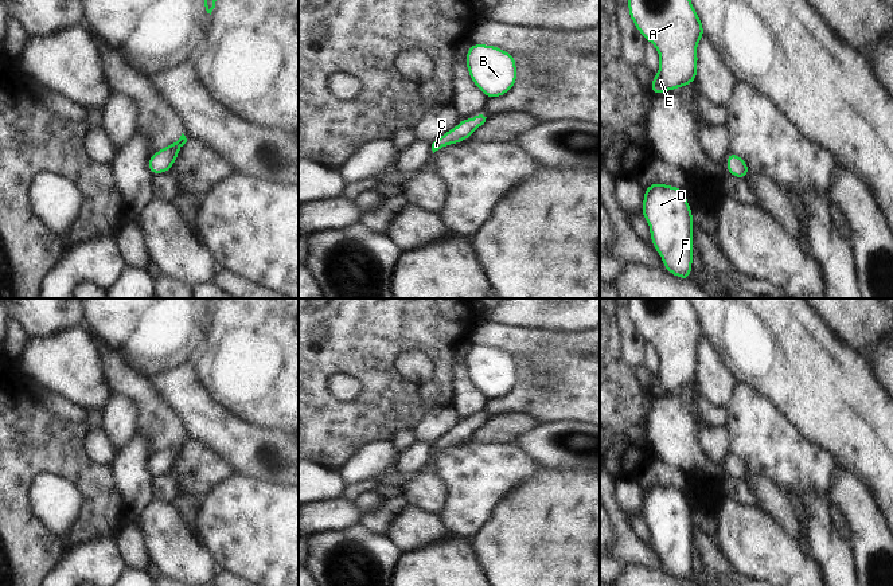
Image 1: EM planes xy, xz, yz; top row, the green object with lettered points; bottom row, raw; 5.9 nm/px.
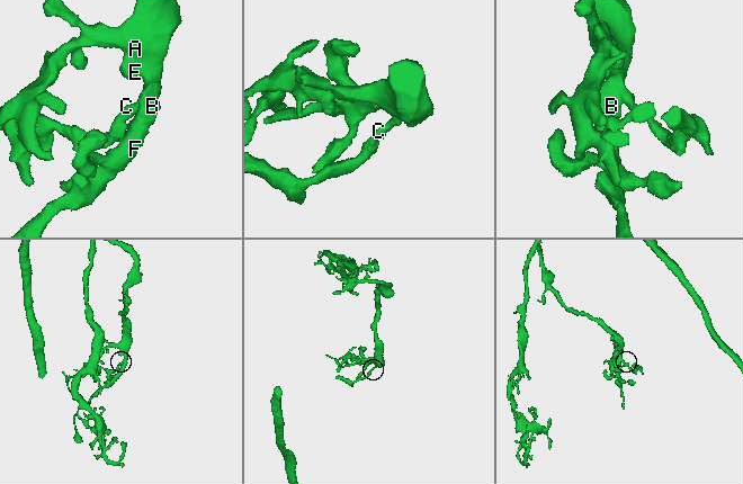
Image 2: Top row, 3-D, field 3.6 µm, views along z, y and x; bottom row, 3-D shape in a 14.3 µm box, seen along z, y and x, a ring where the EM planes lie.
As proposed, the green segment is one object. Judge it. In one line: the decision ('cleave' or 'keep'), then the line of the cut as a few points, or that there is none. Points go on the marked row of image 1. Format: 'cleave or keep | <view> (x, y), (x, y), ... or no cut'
keep | no cut

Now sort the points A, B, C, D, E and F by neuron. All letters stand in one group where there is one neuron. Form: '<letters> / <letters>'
A B C D E F

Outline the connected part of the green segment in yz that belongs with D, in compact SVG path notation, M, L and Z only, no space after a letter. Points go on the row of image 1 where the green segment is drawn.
M655 181L644 188L640 212L650 226L651 245L670 274L690 281L693 270L693 208L686 190Z

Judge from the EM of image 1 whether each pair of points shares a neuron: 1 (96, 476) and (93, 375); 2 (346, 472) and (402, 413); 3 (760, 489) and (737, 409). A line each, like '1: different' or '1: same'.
1: different
2: different
3: different

